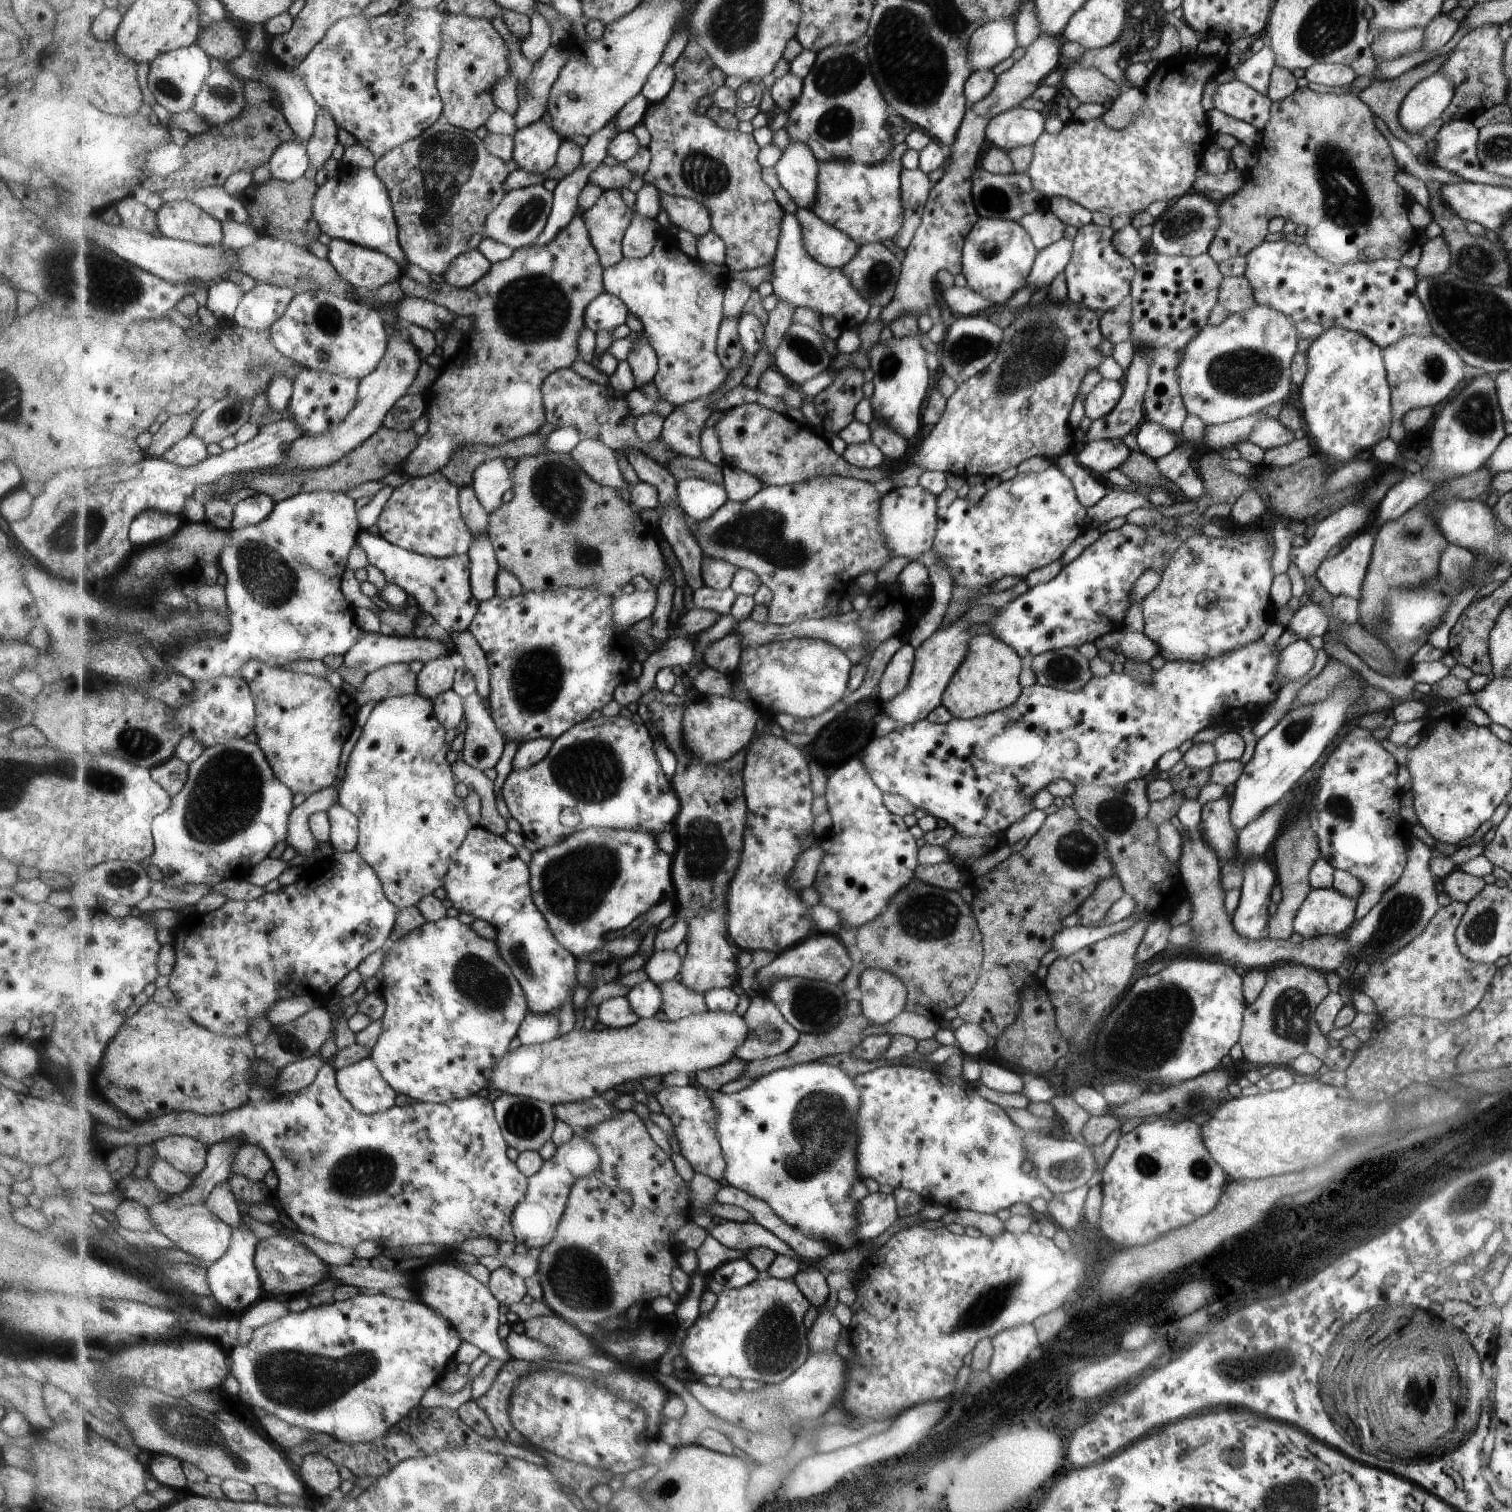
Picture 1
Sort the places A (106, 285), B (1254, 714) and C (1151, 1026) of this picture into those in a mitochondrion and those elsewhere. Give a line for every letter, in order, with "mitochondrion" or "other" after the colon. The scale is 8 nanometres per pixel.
A: mitochondrion
B: other
C: mitochondrion

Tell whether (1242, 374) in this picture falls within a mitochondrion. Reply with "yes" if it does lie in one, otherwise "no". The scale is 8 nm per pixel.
yes

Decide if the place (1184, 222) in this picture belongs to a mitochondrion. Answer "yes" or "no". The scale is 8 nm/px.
yes

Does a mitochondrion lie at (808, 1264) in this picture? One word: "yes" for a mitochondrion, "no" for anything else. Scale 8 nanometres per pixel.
no

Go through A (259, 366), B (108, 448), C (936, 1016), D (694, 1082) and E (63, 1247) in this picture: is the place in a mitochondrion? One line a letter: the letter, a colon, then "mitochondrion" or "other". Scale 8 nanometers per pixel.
A: mitochondrion
B: other
C: other
D: other
E: mitochondrion

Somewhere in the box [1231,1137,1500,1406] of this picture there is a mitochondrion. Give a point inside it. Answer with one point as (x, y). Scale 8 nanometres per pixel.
(1477, 1195)

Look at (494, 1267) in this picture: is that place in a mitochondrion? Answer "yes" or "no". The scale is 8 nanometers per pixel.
no

